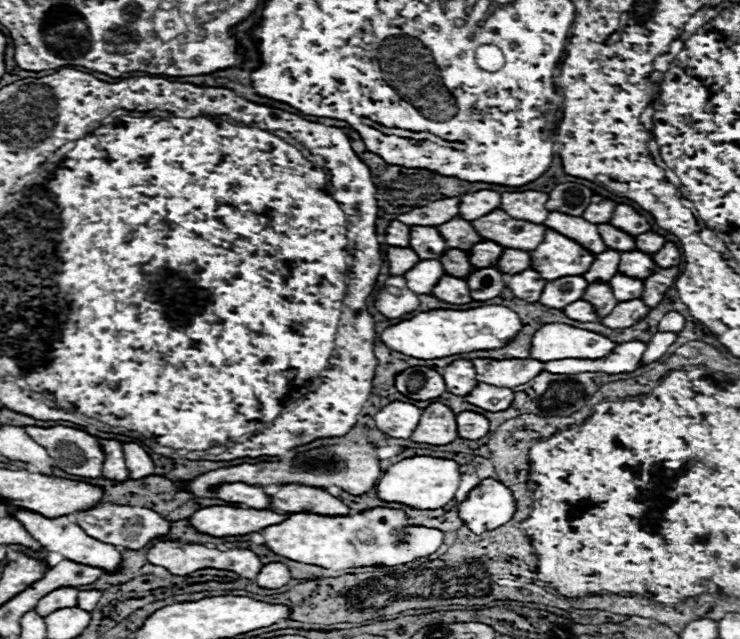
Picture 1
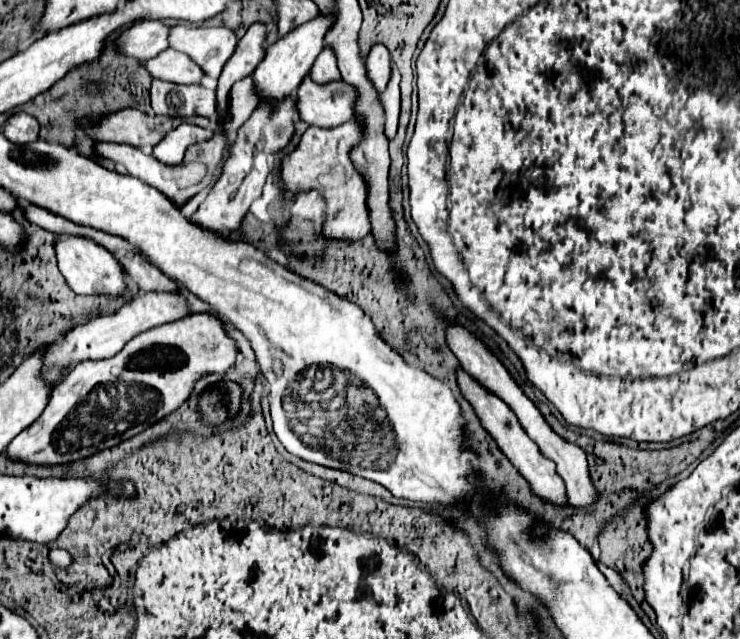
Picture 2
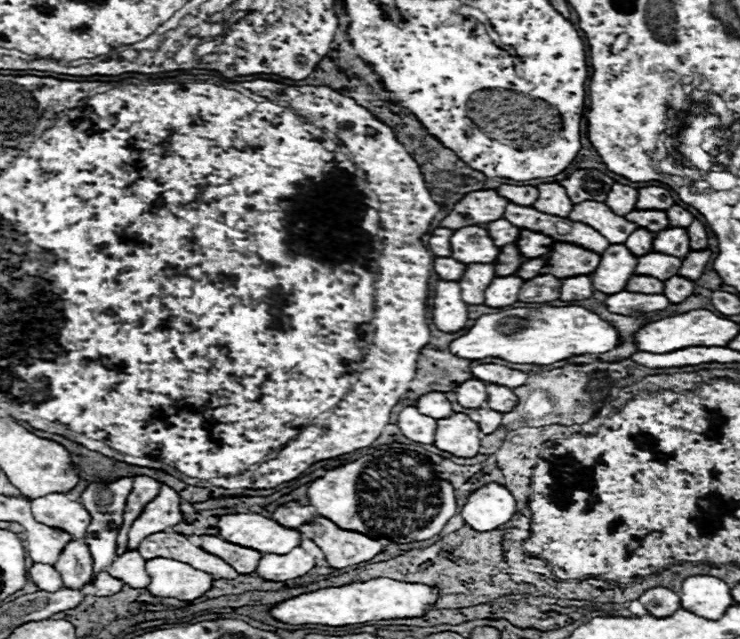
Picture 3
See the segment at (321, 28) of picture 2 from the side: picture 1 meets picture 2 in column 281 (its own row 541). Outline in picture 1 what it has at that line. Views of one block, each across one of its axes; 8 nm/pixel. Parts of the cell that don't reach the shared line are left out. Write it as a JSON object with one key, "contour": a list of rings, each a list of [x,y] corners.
{"contour":[[[8,508],[8,514],[16,516],[18,520],[22,520],[24,528],[30,532],[30,536],[34,540],[38,540],[48,552],[58,552],[62,554],[66,560],[74,560],[76,564],[84,564],[84,566],[92,566],[92,568],[100,568],[104,574],[112,574],[120,568],[122,564],[122,552],[112,546],[112,544],[104,544],[104,542],[98,542],[94,538],[90,538],[80,526],[72,524],[68,518],[44,518],[44,516],[38,516],[34,512],[26,512],[26,510],[12,510]]]}

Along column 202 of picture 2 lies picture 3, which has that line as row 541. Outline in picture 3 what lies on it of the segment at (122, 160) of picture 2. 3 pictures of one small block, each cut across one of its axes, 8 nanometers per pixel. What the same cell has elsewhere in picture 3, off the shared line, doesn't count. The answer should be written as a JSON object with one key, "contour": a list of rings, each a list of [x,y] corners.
{"contour":[[[166,532],[150,534],[146,540],[142,540],[142,544],[138,546],[138,552],[144,560],[150,560],[150,556],[166,556],[172,560],[182,560],[182,562],[190,564],[192,568],[214,574],[216,578],[234,580],[238,576],[238,572],[230,564],[226,564],[222,558],[208,554],[202,548],[194,546],[182,534],[166,534]]]}

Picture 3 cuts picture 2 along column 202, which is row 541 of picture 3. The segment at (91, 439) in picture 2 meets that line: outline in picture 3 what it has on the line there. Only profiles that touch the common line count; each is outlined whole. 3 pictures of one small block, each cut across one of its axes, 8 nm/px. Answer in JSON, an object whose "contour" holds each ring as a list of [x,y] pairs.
{"contour":[[[314,516],[314,520],[306,522],[300,532],[304,532],[312,542],[316,542],[332,568],[346,568],[366,562],[380,554],[384,548],[378,540],[368,538],[360,532],[342,530],[324,516]]]}

